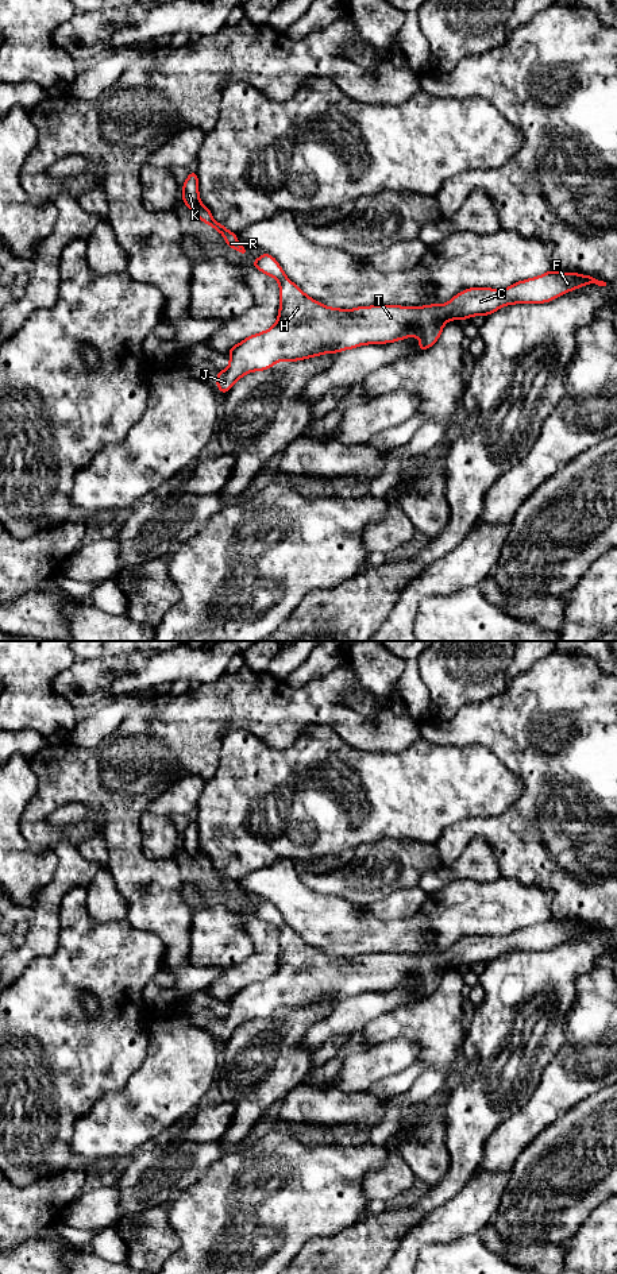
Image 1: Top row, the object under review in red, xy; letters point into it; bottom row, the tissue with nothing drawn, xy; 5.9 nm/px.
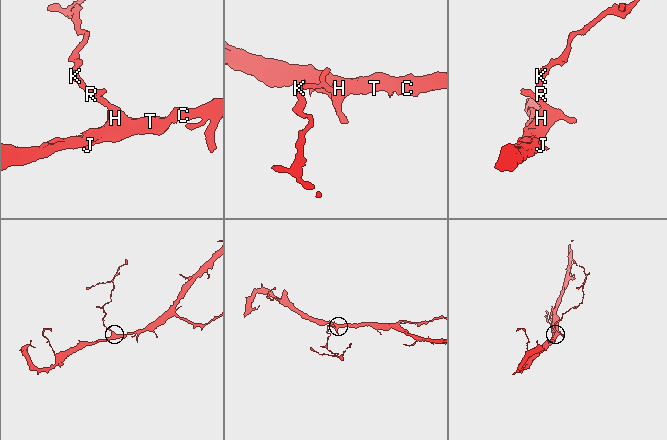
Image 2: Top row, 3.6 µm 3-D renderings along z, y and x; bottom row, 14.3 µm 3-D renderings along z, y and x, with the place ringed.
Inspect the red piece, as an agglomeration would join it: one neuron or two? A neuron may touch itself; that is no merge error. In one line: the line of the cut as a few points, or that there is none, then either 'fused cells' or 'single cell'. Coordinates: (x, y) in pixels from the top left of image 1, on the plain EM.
no cut; single cell

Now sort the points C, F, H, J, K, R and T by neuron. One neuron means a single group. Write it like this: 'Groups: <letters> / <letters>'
Groups: C F H J K R T

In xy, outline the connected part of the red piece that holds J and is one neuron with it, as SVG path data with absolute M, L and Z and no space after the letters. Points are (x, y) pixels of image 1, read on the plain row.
M267 900L252 908L251 914L279 930L278 966L270 977L251 982L228 997L230 1014L216 1020L217 1038L223 1042L246 1022L271 1016L279 1008L297 1009L327 1000L335 1003L343 997L393 991L416 982L421 1000L436 991L448 968L489 964L512 951L549 950L587 931L606 934L593 923L551 916L506 937L468 935L446 953L373 953L344 958L308 945Z

